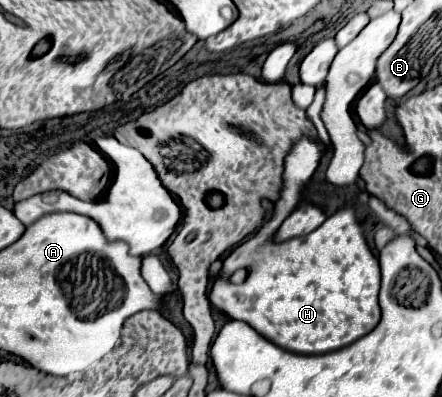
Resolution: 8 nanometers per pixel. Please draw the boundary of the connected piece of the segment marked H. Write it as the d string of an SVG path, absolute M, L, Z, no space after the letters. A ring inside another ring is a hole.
M308 135L292 143L286 155L282 191L274 203L272 217L252 239L240 243L224 259L224 277L210 291L210 303L230 319L244 321L274 345L302 355L342 349L368 335L380 321L380 265L364 239L361 225L356 223L352 207L340 209L310 235L282 243L274 241L274 232L299 203L304 186L319 165L322 151L324 143ZM236 269L248 271L246 281L240 285L232 285L226 279Z

